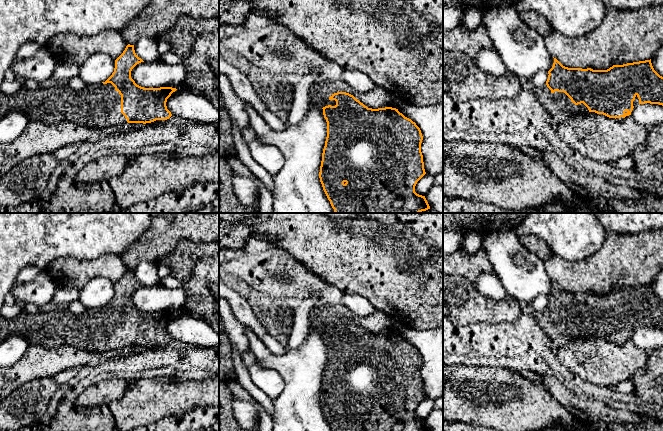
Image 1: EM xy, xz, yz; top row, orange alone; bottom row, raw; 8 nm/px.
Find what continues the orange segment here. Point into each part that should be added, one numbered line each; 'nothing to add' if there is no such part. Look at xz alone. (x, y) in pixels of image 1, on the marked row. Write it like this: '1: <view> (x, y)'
1: xz (320, 95)

